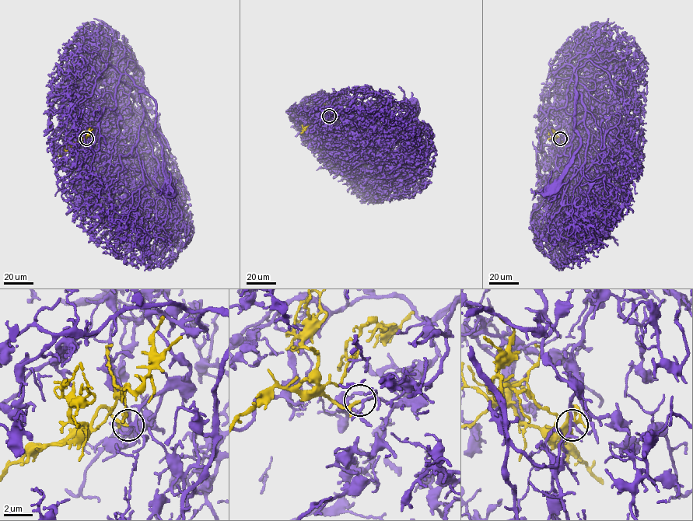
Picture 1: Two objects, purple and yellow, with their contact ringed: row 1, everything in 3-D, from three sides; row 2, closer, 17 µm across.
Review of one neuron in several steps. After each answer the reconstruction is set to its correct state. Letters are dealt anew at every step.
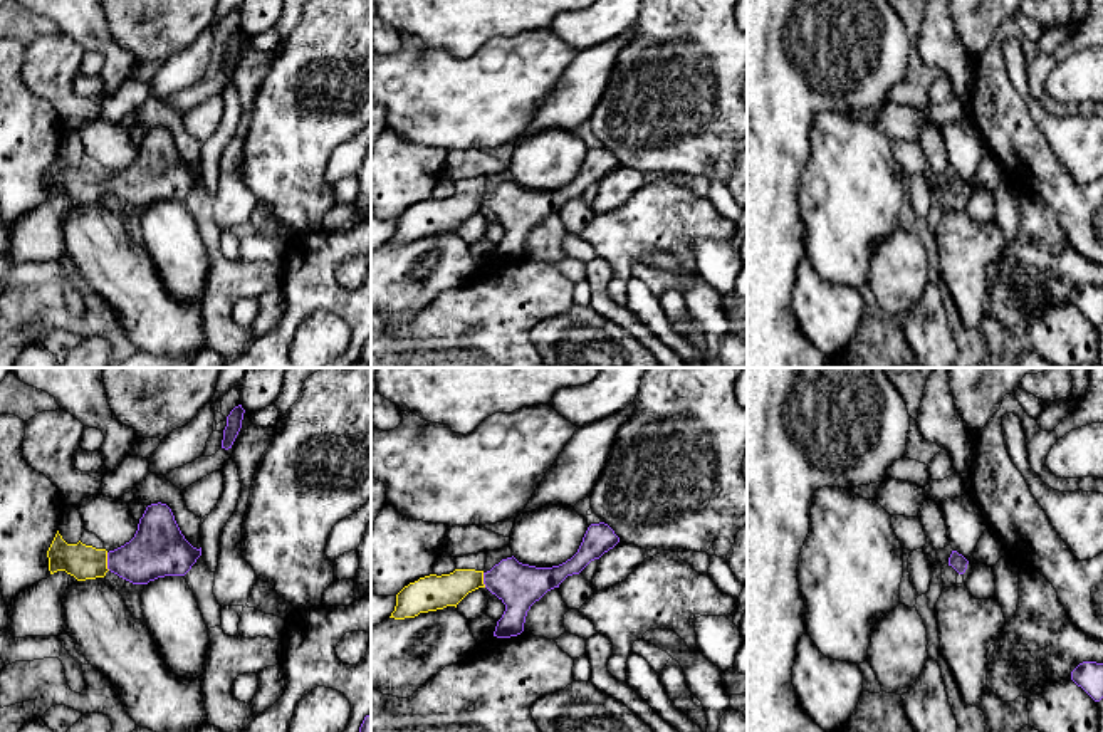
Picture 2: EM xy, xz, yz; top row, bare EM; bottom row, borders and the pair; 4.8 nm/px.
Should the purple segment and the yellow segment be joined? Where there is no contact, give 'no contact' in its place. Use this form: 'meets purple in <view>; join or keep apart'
meets purple in xy; join

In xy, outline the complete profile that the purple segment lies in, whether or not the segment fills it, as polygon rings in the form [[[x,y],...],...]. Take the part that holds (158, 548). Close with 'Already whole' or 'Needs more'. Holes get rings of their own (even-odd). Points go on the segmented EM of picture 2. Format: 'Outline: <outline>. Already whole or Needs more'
Outline: [[[151,504],[139,519],[134,537],[124,546],[106,551],[67,544],[55,534],[49,551],[49,571],[65,571],[77,581],[104,578],[107,571],[133,584],[148,584],[165,576],[185,576],[201,547],[193,547],[181,534],[171,509],[166,504]]]. Needs more

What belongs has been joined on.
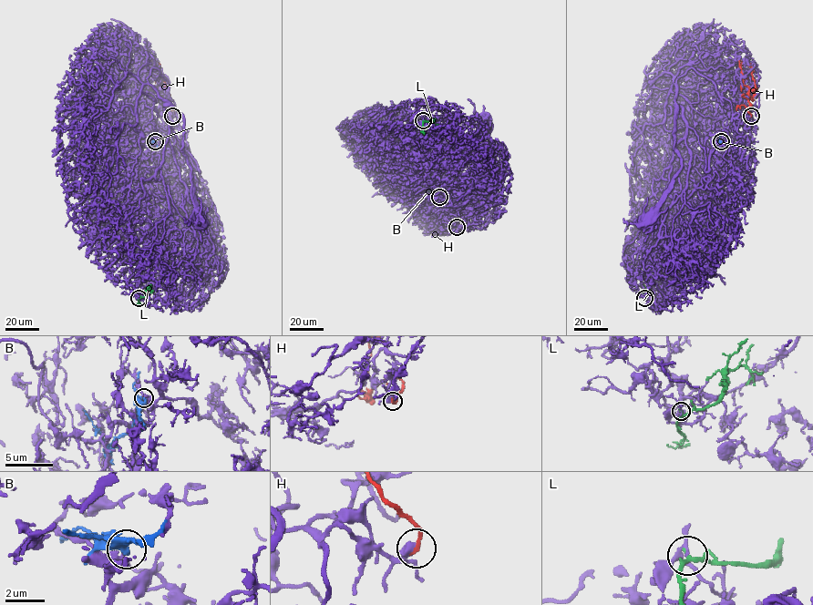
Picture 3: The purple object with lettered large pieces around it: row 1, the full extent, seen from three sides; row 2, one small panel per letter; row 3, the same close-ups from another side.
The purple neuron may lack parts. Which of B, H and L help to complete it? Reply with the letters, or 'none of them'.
none of them

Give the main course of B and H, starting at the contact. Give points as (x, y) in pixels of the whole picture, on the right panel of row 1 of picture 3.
B: (721, 140), (715, 154)
H: (751, 116), (746, 108), (749, 106), (749, 88), (743, 84), (738, 57)

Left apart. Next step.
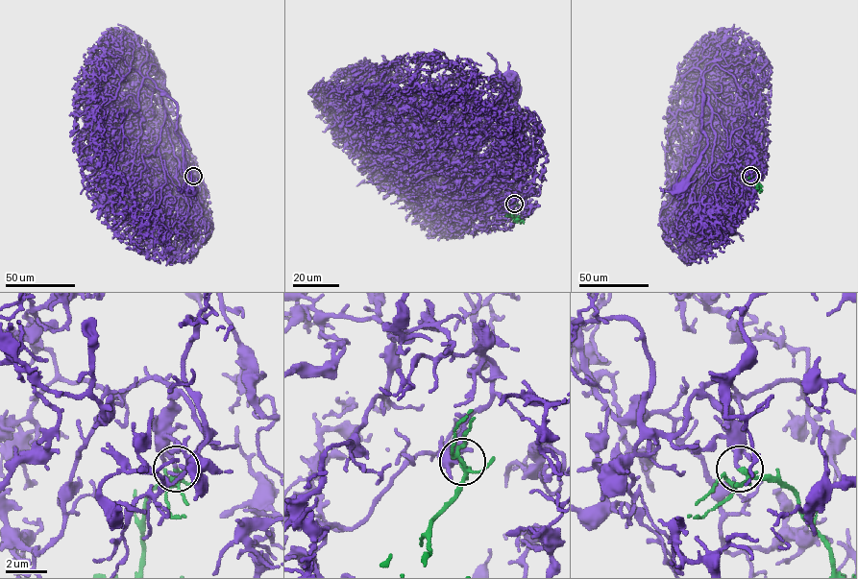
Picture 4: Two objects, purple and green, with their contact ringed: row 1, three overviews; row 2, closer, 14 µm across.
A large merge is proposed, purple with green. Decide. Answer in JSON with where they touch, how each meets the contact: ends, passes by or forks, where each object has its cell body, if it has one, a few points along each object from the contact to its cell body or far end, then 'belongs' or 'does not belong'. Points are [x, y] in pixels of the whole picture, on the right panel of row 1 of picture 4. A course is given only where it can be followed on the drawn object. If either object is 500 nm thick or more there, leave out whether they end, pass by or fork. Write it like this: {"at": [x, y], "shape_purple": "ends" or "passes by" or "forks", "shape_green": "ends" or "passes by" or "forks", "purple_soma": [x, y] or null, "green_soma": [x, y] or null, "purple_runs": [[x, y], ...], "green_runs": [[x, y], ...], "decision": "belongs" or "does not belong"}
{"at": [750, 176], "shape_purple": "ends", "shape_green": "forks", "purple_soma": [682, 187], "green_soma": null, "purple_runs": [[750, 176], [728, 161], [708, 171], [715, 138], [709, 99], [701, 95], [707, 146], [683, 187]], "green_runs": [[750, 176], [760, 185], [758, 188]], "decision": "belongs"}

